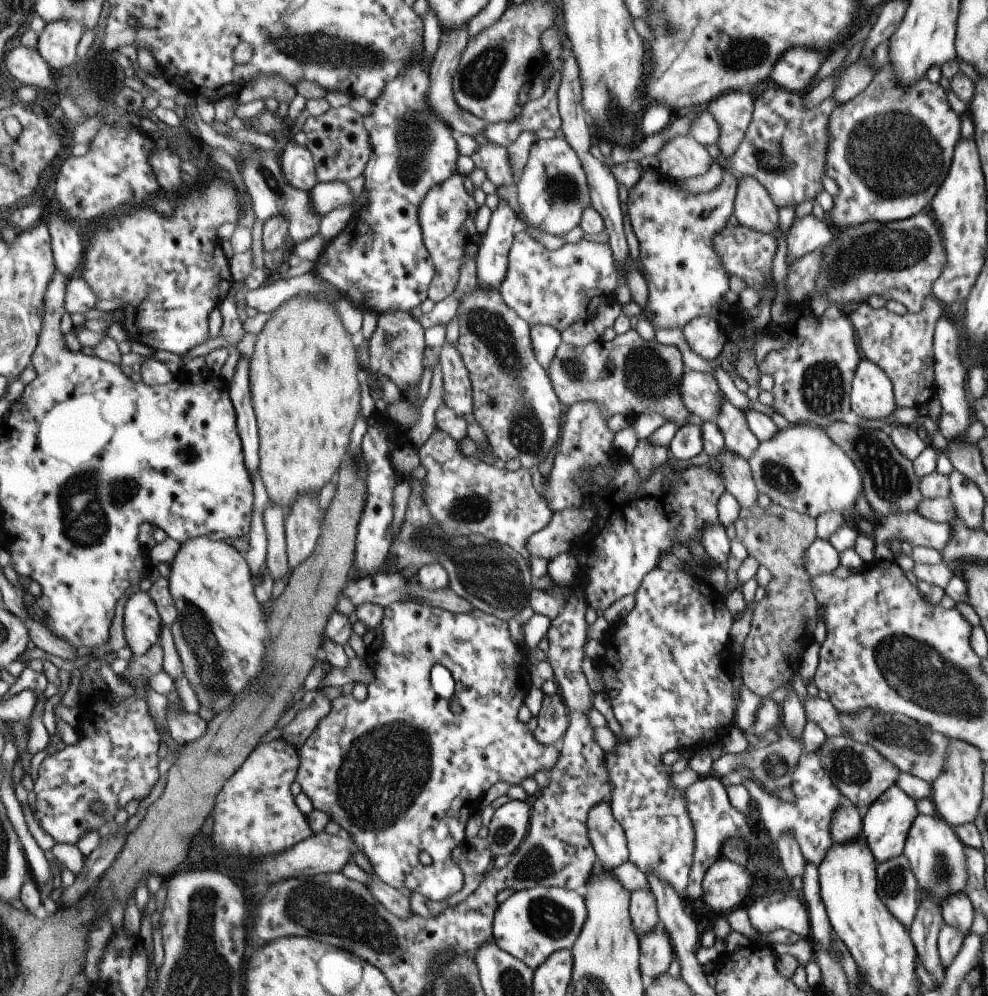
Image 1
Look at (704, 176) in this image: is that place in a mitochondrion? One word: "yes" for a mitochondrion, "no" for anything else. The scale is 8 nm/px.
no

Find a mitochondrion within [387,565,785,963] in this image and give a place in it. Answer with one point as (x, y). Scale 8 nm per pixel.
(553, 920)

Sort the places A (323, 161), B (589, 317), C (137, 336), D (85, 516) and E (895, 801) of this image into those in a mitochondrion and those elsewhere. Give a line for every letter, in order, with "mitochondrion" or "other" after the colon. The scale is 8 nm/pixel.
A: other
B: other
C: other
D: mitochondrion
E: other

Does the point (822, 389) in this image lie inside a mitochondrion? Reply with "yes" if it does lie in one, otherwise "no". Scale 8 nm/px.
yes

